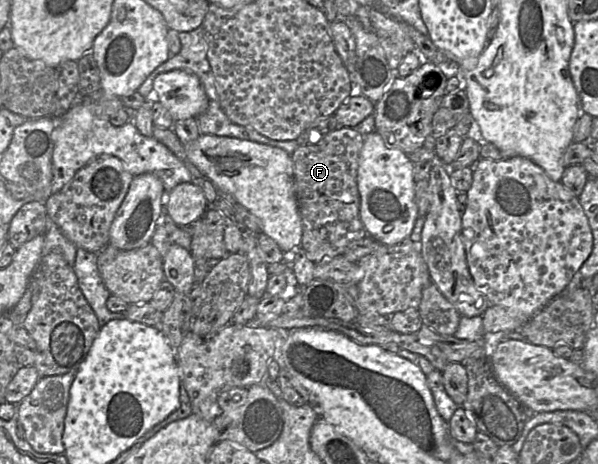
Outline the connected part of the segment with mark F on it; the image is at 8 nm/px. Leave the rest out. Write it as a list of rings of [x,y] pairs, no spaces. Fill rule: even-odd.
[[[341,126],[327,133],[316,144],[299,146],[291,155],[295,195],[302,222],[301,246],[315,264],[343,255],[351,242],[368,236],[360,218],[357,186],[363,136],[353,127]]]

